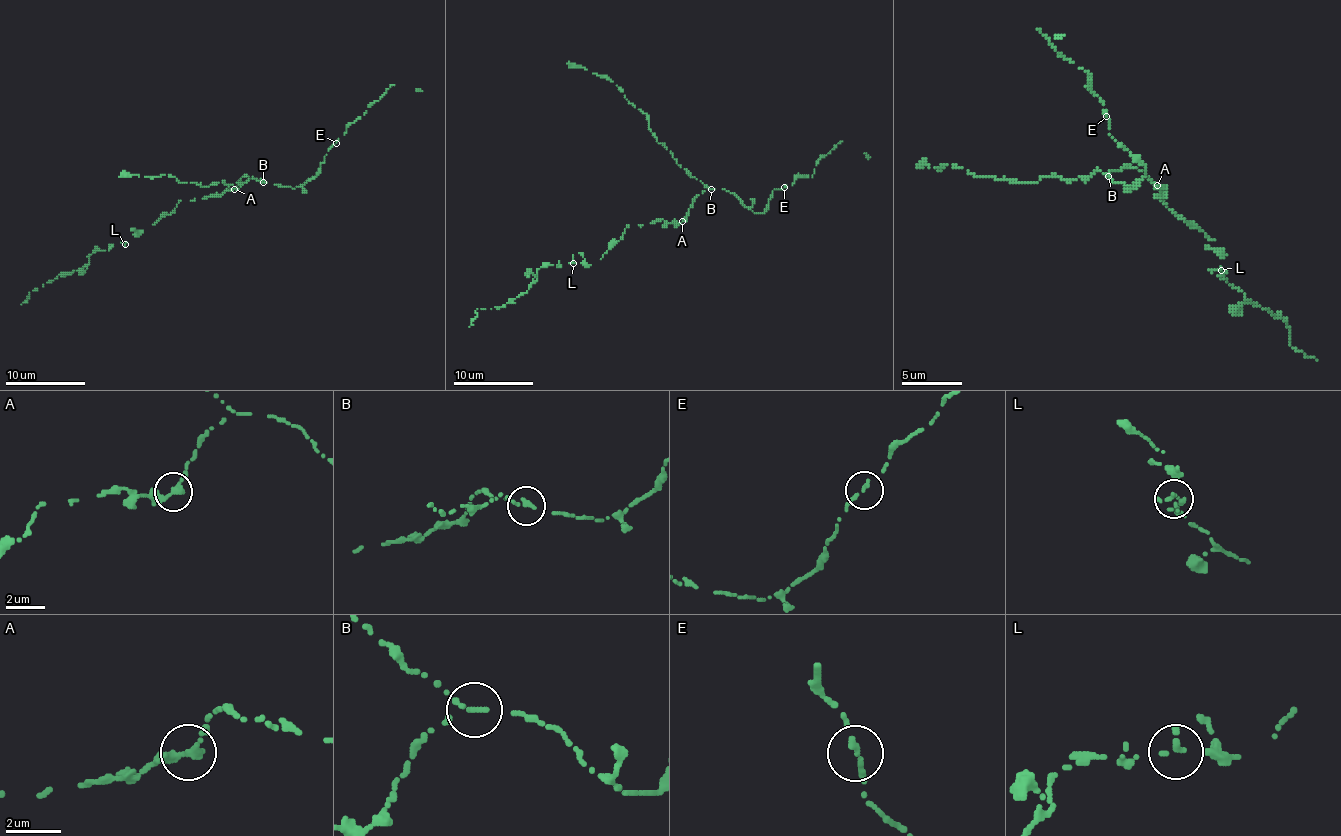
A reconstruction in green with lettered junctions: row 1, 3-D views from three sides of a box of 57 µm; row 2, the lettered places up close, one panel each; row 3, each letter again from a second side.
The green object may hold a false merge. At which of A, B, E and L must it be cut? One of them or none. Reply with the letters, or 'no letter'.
B

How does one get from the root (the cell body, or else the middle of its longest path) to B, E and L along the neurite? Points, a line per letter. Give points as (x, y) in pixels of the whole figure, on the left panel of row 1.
B: (234, 189), (242, 177), (260, 179), (262, 183)
E: (234, 189), (242, 177), (262, 179), (266, 183), (292, 189), (300, 187), (316, 175), (324, 157), (336, 143)
L: (234, 189), (215, 196), (181, 200), (169, 214), (163, 214), (155, 224), (141, 230), (125, 244)

